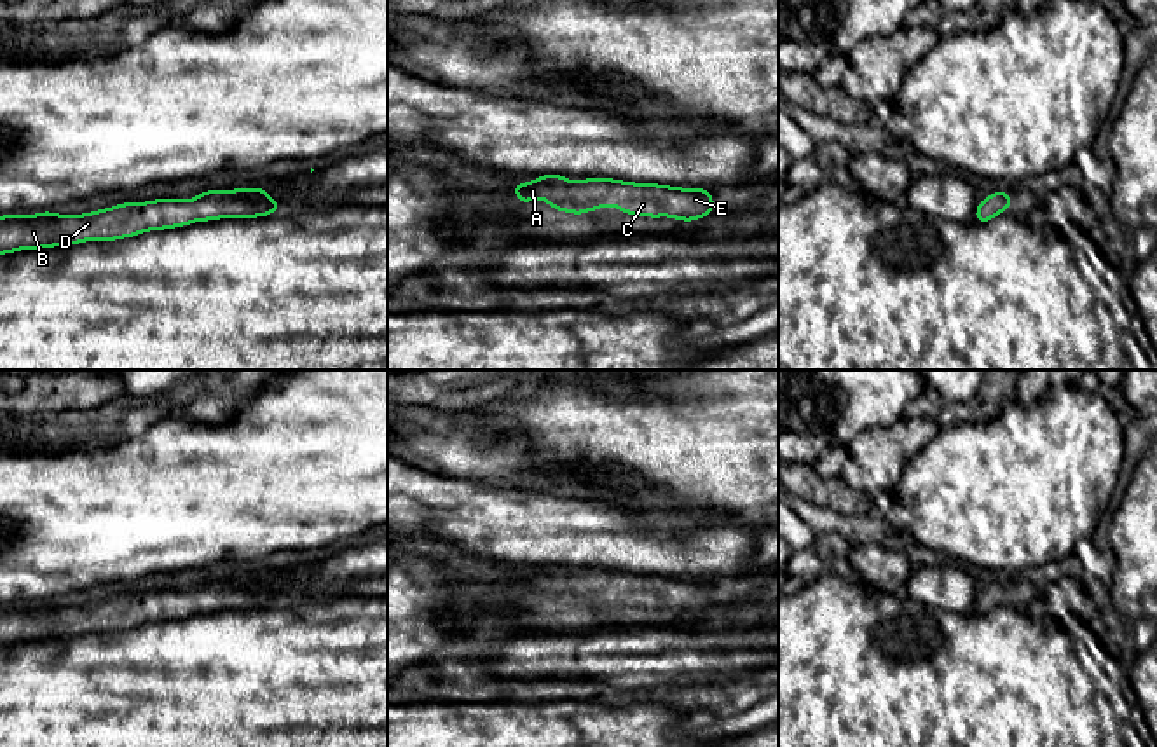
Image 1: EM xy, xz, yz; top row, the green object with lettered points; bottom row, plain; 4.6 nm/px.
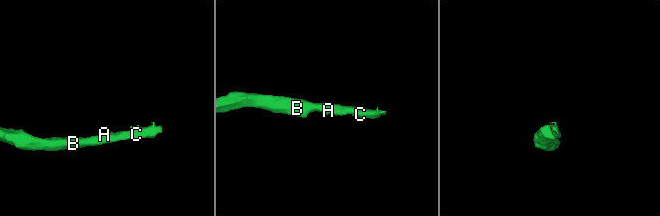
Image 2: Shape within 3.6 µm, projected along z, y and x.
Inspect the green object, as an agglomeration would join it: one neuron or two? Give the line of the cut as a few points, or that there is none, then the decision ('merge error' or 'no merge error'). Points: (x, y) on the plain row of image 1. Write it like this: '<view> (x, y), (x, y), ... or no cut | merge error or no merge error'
no cut | no merge error

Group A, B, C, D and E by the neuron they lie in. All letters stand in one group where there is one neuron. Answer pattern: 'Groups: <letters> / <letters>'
Groups: A B C D E

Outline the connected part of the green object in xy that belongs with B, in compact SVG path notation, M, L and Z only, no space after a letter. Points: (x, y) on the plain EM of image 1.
M265 578L251 581L206 581L192 590L154 590L122 593L106 600L82 606L35 606L0 607L0 646L21 641L42 641L80 635L84 632L119 632L150 621L187 618L194 613L222 609L258 609L281 602L283 595L267 586Z

